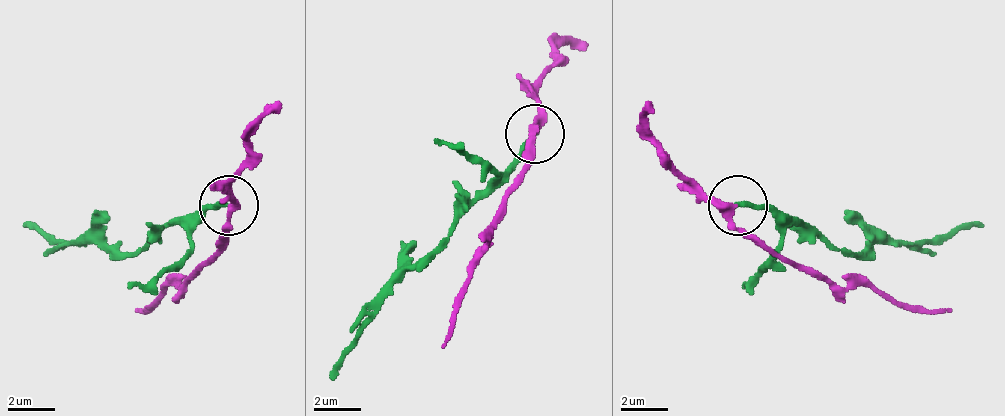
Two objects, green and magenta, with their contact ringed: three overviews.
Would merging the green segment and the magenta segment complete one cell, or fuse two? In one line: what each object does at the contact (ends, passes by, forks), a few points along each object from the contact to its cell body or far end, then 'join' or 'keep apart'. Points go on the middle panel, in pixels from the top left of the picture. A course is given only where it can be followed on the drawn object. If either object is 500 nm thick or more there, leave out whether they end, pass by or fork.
green ends; magenta passes by; course green (536, 135), (423, 254), (328, 379); course magenta (536, 135), (441, 349); join

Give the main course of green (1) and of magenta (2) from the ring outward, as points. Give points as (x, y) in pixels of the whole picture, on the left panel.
1: (230, 207), (170, 218), (117, 254), (22, 224)
2: (230, 207), (230, 230), (206, 260), (135, 313)

